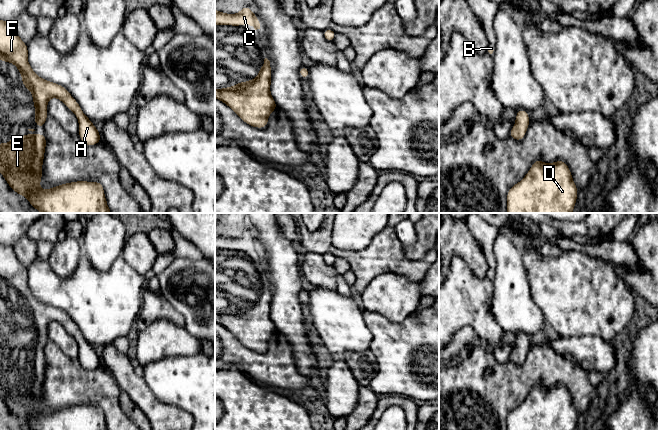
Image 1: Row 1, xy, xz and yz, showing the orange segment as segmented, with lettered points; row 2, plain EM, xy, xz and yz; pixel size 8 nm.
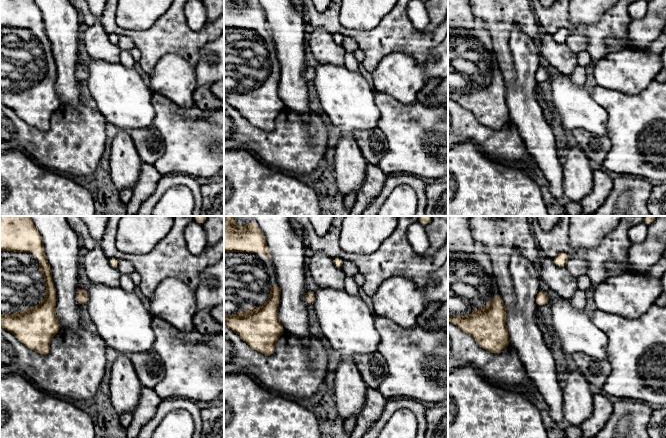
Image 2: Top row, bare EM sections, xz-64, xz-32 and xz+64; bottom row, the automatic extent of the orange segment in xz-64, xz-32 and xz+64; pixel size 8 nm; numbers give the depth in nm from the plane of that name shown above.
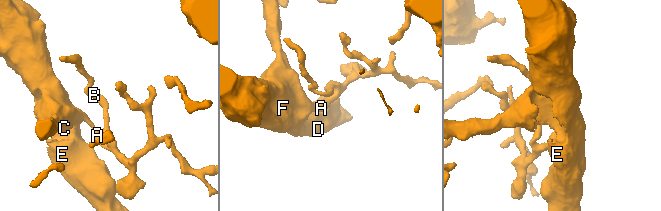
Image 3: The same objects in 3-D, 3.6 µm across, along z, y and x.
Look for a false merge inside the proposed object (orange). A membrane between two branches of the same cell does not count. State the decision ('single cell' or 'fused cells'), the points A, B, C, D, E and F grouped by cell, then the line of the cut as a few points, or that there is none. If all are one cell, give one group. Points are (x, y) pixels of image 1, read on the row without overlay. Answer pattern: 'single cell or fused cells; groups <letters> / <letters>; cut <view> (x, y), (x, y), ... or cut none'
single cell; groups A B C D E F; cut none

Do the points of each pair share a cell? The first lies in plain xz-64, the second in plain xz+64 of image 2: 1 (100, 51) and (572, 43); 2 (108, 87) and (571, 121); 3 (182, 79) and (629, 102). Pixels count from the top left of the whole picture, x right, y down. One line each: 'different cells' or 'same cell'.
1: different cells
2: same cell
3: different cells

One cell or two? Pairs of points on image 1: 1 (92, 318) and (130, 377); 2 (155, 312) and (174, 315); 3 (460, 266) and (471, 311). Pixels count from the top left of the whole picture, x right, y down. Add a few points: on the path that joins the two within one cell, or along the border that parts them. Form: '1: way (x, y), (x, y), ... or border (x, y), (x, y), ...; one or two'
1: border (112, 342), (103, 347); two
2: way (160, 312), (169, 313); one
3: way (460, 277), (461, 293), (464, 300); one

